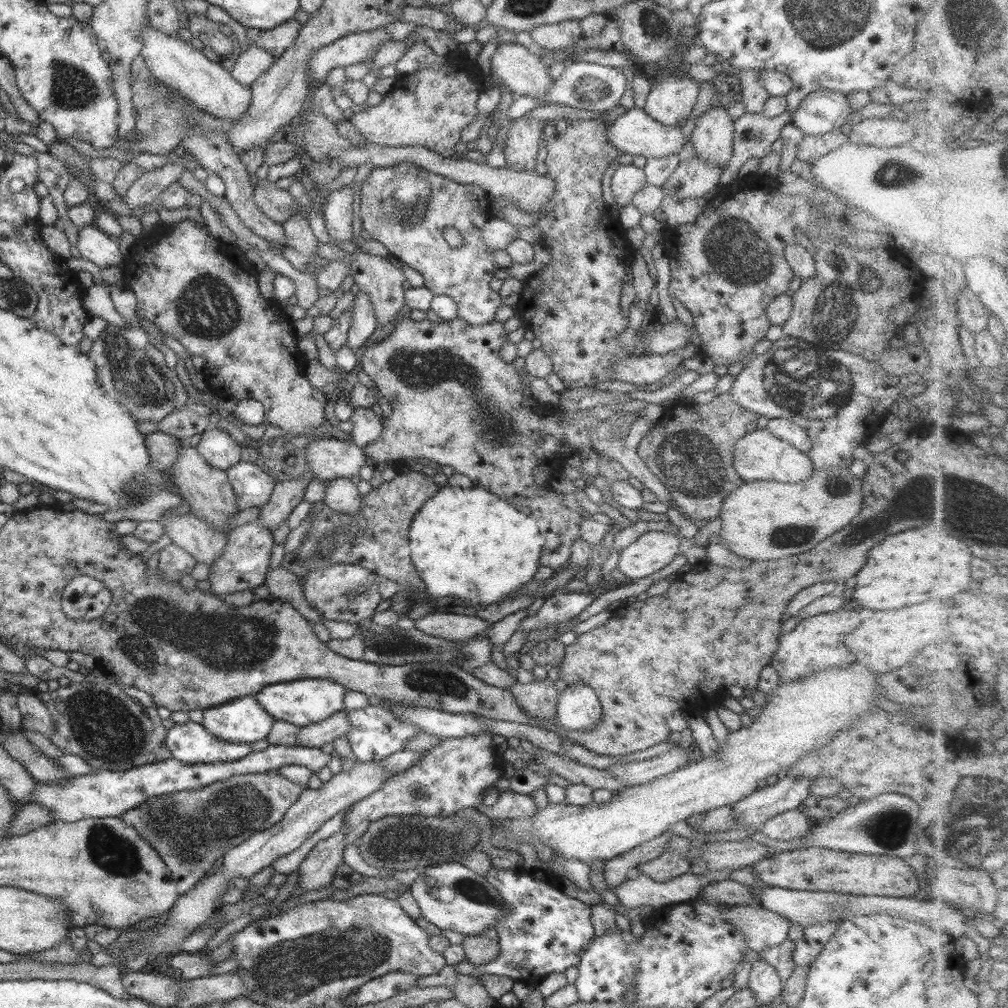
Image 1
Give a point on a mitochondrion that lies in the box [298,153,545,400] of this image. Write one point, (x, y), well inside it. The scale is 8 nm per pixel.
(410, 201)

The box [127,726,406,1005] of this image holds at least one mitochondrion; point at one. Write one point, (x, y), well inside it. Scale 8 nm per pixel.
(241, 801)

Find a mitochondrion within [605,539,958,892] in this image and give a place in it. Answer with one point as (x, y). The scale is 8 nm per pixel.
(891, 830)

